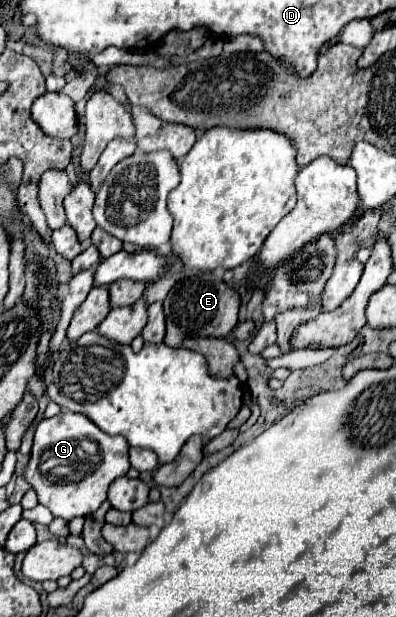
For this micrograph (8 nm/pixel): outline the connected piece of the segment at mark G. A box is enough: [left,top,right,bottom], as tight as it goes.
[24,412,128,522]

